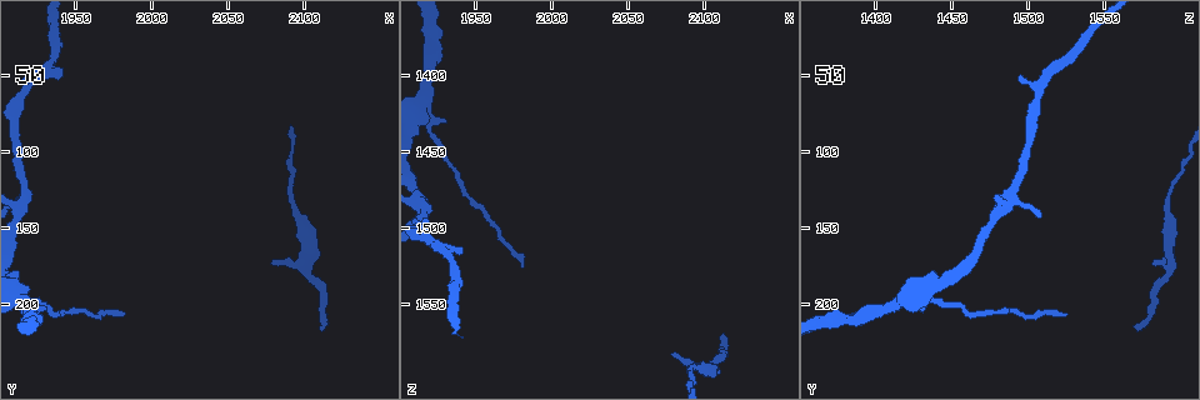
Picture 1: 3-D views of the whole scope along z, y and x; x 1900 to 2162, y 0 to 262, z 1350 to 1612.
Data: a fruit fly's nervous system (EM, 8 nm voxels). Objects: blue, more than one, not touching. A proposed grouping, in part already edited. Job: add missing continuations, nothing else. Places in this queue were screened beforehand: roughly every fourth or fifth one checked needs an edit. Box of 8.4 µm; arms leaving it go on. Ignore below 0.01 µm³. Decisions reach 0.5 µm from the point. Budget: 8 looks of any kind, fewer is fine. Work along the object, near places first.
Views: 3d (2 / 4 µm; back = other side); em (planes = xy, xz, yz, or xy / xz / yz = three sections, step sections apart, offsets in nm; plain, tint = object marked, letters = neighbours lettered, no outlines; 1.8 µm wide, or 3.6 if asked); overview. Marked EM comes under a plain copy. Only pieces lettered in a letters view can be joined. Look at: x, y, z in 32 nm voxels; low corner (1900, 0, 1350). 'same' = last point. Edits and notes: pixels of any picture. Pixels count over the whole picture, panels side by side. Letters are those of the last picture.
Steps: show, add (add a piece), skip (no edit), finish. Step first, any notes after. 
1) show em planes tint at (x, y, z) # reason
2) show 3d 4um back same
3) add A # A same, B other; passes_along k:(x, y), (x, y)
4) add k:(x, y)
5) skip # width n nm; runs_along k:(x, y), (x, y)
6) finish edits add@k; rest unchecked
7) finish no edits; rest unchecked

show 3d 4um at (2080, 170, 1582) # free end

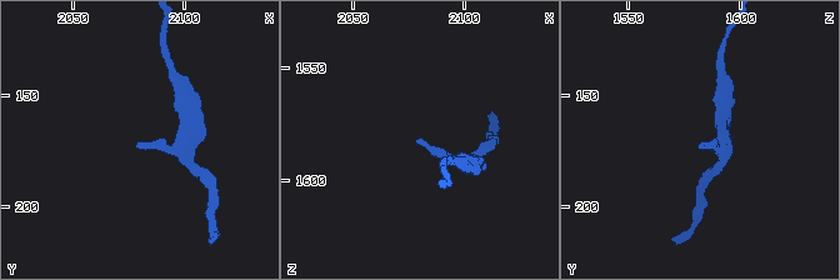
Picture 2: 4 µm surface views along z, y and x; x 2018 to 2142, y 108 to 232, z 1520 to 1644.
show em xz step 16 letters at (2079, 172, 1583) # now the EM

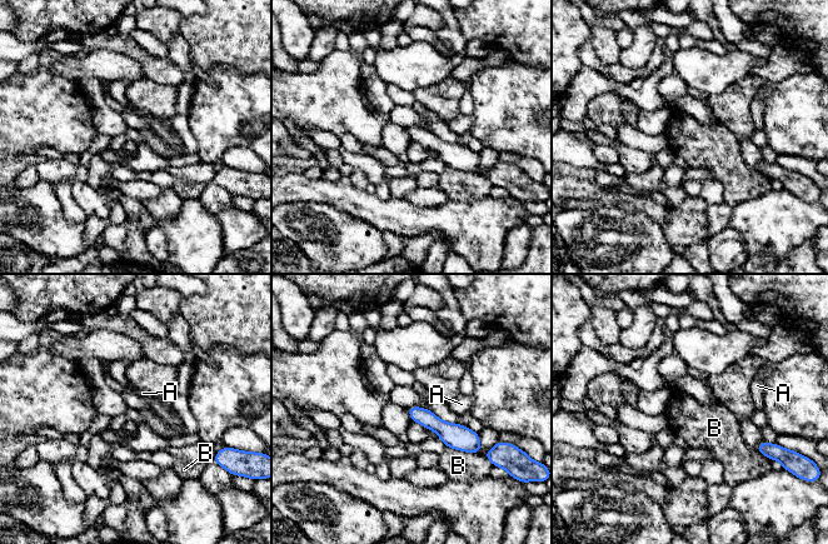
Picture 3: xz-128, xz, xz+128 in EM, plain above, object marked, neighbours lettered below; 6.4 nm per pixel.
show em planes letters same # another direction

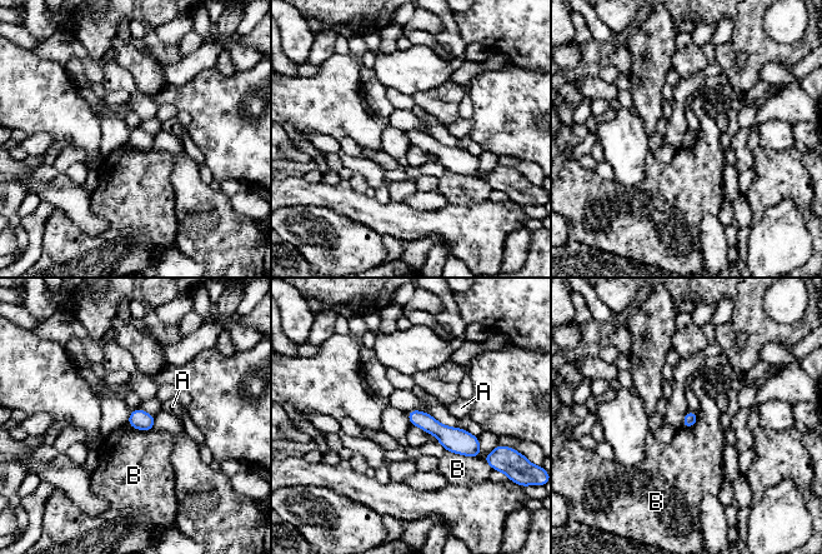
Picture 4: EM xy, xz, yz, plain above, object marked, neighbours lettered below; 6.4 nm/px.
skip # A other, B other; border 4:(447, 450), (477, 458); no lettered piece goes on from it

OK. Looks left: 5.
show em yz step 16 tint at (1984, 206, 1526) # thin end

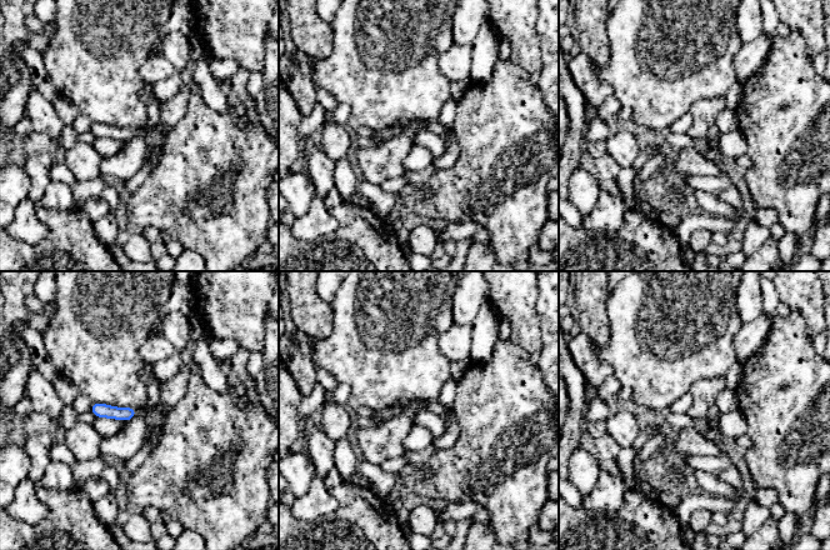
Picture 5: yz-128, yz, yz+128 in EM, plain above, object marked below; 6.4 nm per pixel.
show em planes letters same # cut it another way

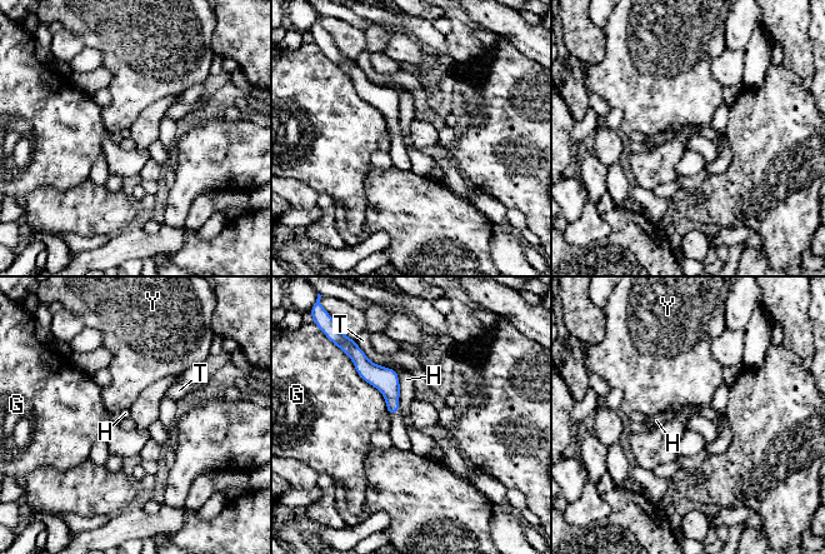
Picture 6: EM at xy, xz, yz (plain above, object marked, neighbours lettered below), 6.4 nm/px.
skip # G other, H other, T other, Y other; border 6:(378, 365), (396, 373), (400, 410); no lettered piece goes on from it

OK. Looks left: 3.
show 3d 2um at (1932, 204, 1430) # branch stops here

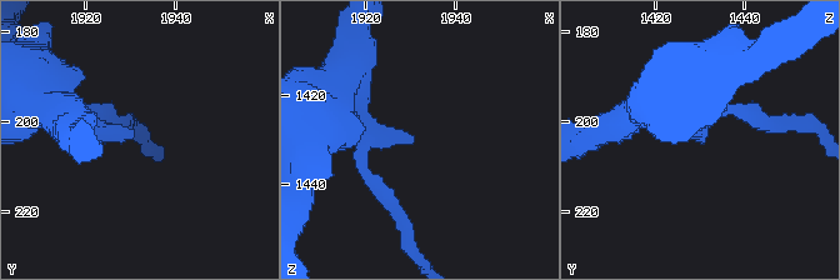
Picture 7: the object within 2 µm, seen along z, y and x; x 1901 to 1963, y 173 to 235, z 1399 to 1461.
show em xy step 16 tint at (1931, 203, 1430) # now the EM

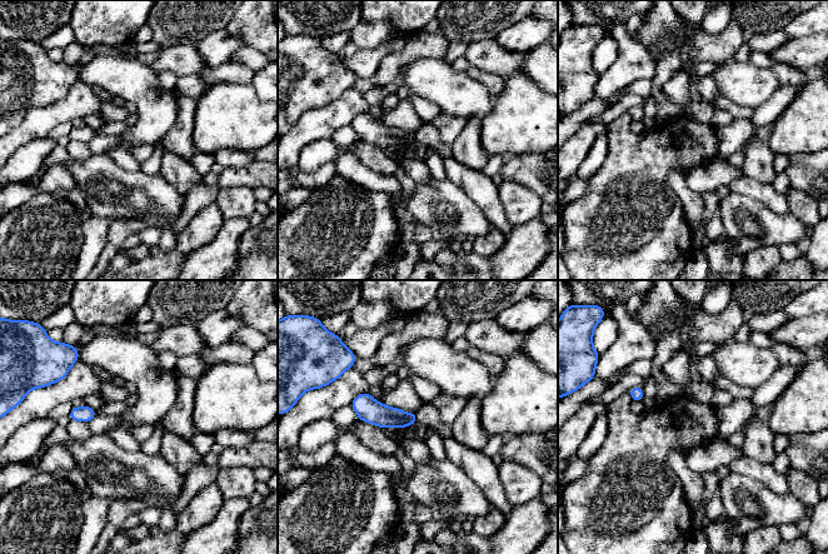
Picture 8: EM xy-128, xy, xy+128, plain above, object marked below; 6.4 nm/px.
show em planes letters same # another direction

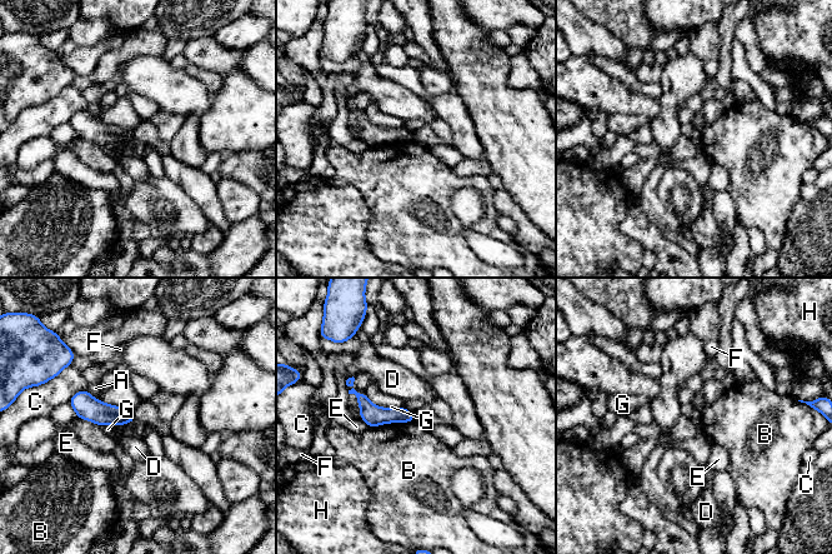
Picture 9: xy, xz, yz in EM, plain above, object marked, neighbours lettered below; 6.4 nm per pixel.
skip # A other, B other, C other, D other, E other, F other, G other, H other; no lettered piece goes on from it

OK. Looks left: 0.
finish no edits; rest unchecked

